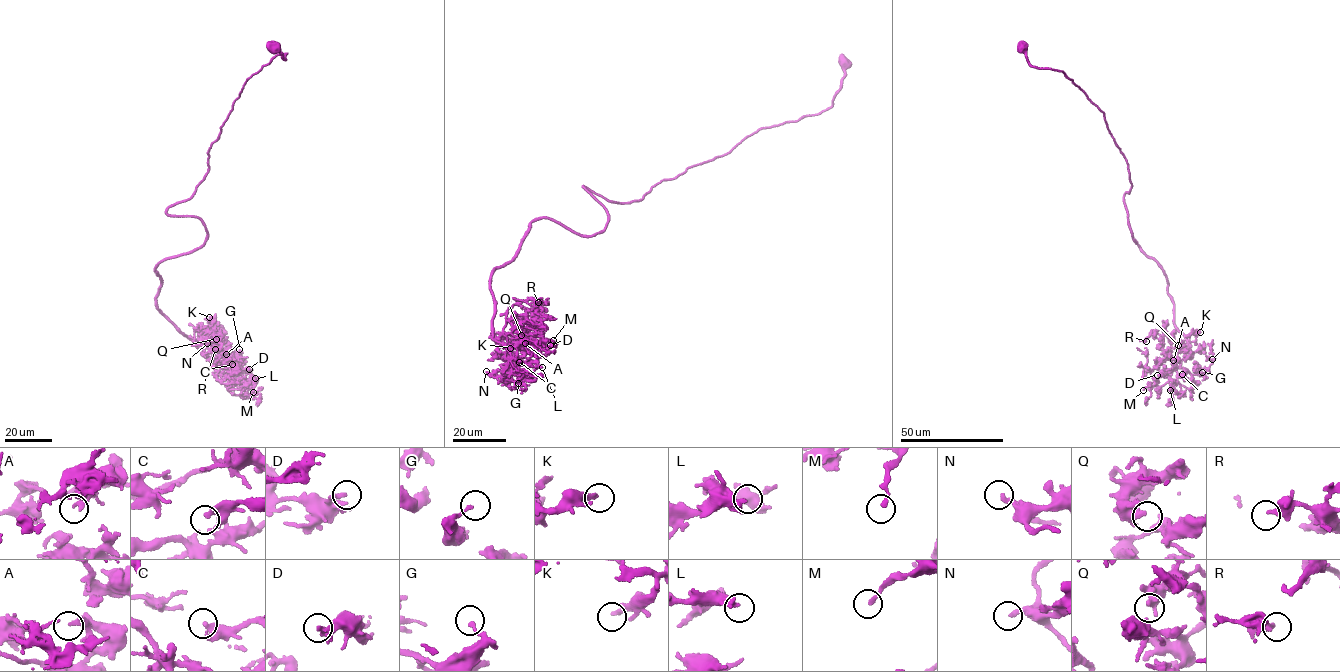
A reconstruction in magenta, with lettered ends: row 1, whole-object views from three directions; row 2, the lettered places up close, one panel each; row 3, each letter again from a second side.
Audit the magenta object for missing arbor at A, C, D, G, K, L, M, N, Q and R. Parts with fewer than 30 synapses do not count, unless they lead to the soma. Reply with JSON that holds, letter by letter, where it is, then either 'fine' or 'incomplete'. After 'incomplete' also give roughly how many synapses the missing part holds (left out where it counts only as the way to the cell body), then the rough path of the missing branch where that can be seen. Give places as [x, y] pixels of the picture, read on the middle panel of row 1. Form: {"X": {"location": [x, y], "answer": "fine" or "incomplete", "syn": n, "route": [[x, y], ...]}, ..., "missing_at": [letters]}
{"A": {"location": [525, 343], "answer": "fine"}, "C": {"location": [519, 362], "answer": "incomplete", "syn": 40}, "D": {"location": [550, 345], "answer": "fine"}, "G": {"location": [518, 383], "answer": "fine"}, "K": {"location": [510, 348], "answer": "fine"}, "L": {"location": [542, 367], "answer": "fine"}, "M": {"location": [553, 340], "answer": "fine"}, "N": {"location": [486, 371], "answer": "fine"}, "Q": {"location": [521, 335], "answer": "fine"}, "R": {"location": [538, 302], "answer": "fine"}, "missing_at": ["C"]}

